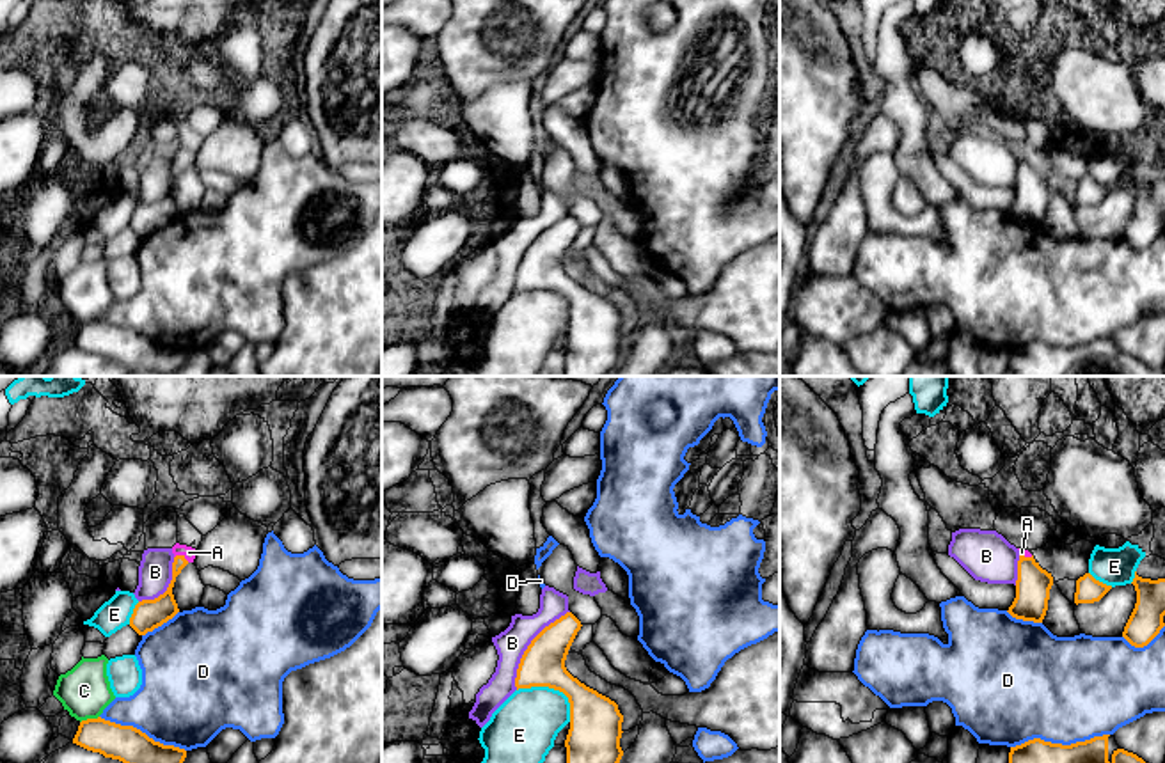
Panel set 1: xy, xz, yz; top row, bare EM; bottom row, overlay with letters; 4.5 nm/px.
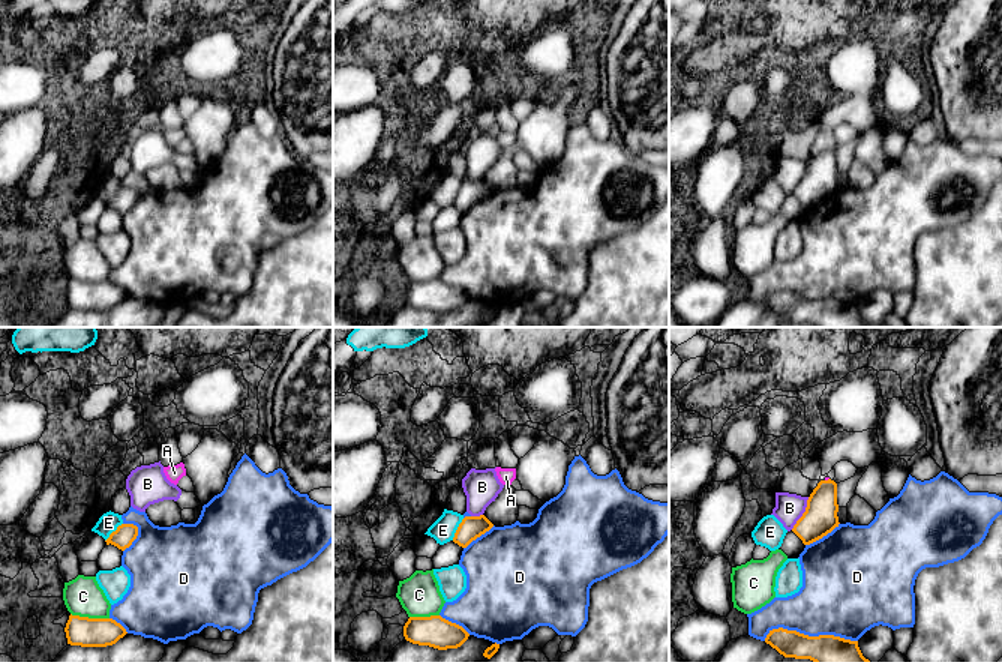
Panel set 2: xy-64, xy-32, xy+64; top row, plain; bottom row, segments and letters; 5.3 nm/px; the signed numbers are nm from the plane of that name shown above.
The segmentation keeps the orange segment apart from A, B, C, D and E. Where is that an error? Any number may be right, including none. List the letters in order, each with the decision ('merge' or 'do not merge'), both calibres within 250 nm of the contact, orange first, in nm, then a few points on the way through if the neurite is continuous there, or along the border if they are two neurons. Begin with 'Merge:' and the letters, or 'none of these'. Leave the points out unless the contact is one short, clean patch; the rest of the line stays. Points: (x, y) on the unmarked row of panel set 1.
Merge: A
A: merge; 120 nm thick on the orange side, 60 nm on the other; runs through xy (164, 210), (182, 158), (189, 155)
B: do not merge; 200 nm thick on the orange side, 140 nm on the other
C: do not merge; 160 nm thick on the orange side, 240 nm on the other; border along xy (98, 318), (80, 325)
D: do not merge; 280 nm thick on the orange side, 480 nm on the other
E: do not merge; 240 nm thick on the orange side, 300 nm on the other

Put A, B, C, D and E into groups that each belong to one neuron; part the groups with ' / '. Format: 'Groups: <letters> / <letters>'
Groups: A / B / C / D / E

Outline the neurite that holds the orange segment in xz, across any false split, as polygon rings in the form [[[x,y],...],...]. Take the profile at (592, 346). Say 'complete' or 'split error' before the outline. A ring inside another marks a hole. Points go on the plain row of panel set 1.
complete; [[[572,215],[545,229],[524,254],[515,289],[517,293],[549,289],[568,300],[565,376],[609,376],[623,358],[620,350],[623,318],[614,303],[581,286],[565,270],[581,229]]]

